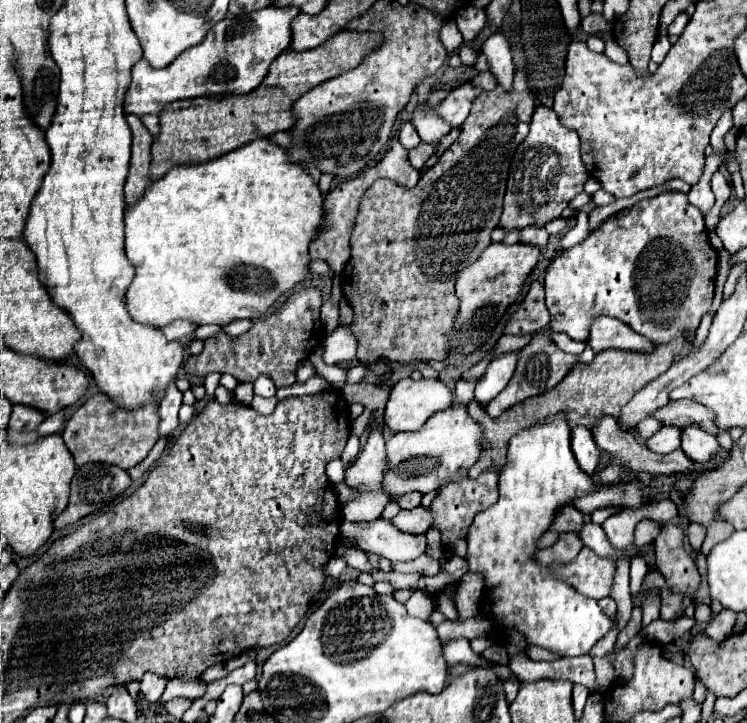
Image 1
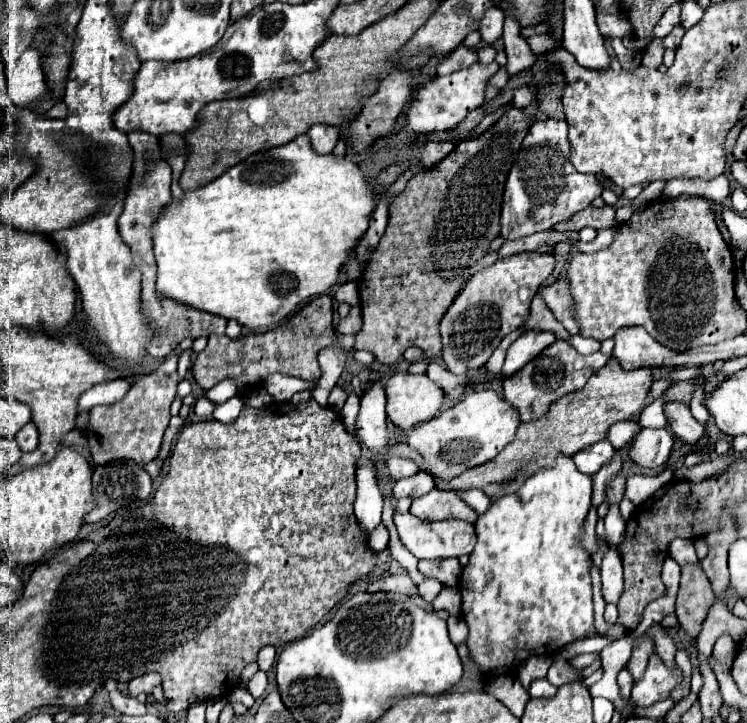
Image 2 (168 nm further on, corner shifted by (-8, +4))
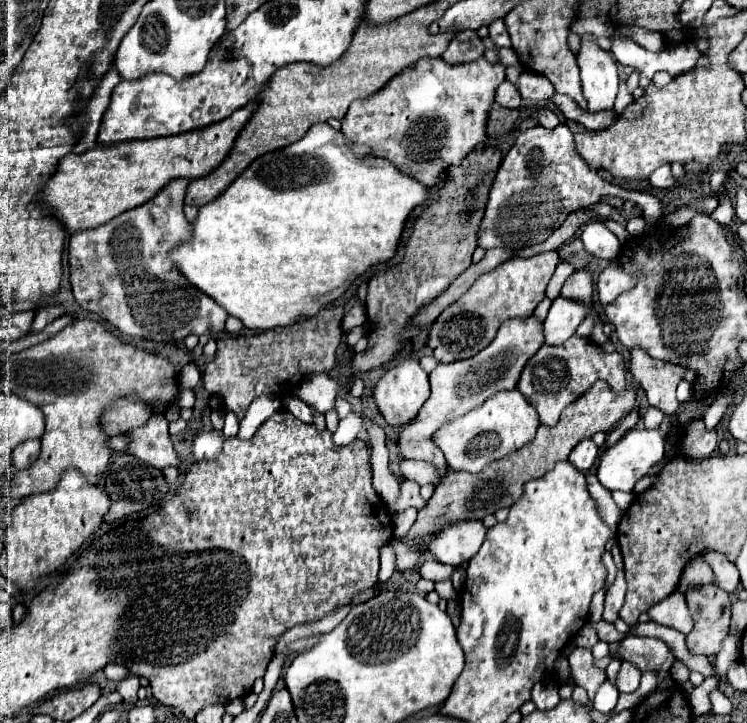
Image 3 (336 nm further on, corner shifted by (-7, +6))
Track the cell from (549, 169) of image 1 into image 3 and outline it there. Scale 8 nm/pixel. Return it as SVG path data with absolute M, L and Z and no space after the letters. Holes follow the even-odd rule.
M535 125L517 137L517 143L505 155L497 171L491 187L491 201L487 203L487 211L479 227L477 245L483 249L521 249L543 243L561 227L569 213L593 205L603 197L625 199L625 193L627 191L621 187L601 179L597 171L583 161L567 125L559 125L555 129Z

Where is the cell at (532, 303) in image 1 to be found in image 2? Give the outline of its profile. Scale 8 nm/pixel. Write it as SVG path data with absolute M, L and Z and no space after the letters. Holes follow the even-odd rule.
M558 279L556 283L542 289L542 299L554 317L566 327L570 333L578 333L578 325L572 317L572 299L568 297L568 283L566 279Z

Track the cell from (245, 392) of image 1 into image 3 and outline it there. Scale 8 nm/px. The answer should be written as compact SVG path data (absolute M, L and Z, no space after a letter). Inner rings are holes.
M259 397L259 399L255 399L255 403L251 403L251 409L247 411L245 419L241 421L241 429L239 429L237 437L243 439L243 441L251 439L251 437L257 433L257 429L259 429L275 411L279 411L279 407L281 407L281 401L279 401L277 397Z

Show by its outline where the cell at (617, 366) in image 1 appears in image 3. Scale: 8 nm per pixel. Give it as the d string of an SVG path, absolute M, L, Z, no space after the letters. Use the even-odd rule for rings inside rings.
M599 381L599 383L595 383L595 387L591 391L581 395L575 403L571 403L571 407L567 407L563 411L557 427L541 425L535 439L531 443L527 443L525 447L521 447L519 451L513 451L511 455L495 461L493 465L489 465L487 469L483 469L477 475L449 471L447 477L443 479L443 483L435 489L427 507L419 511L417 521L409 529L409 533L405 537L395 539L395 543L393 543L393 551L397 557L395 573L417 569L421 565L421 561L425 559L425 553L427 553L427 545L423 545L427 535L433 535L433 533L441 531L443 527L457 523L457 521L469 521L469 519L483 521L485 515L497 513L503 507L511 507L511 503L515 503L523 495L525 483L529 483L533 479L541 479L557 463L567 461L571 449L579 441L593 437L597 431L613 429L633 407L635 407L635 391L625 389L623 393L613 393L603 381ZM417 537L423 541L419 541L419 543L411 541Z

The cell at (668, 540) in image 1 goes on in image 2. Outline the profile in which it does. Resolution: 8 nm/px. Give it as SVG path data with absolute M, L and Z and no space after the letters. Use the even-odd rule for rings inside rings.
M700 563L682 565L680 589L676 595L676 617L682 629L696 639L716 595Z

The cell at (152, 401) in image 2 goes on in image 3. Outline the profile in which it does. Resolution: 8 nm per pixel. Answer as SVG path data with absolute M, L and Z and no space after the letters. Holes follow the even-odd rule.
M151 415L143 427L129 431L133 441L127 453L139 457L141 461L149 463L151 467L165 469L165 467L179 467L181 457L175 451L169 433L167 433L167 419L165 415Z

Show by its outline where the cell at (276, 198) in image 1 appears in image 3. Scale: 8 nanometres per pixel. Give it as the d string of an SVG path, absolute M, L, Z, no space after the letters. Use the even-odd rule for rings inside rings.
M323 123L323 125L311 127L311 131L301 141L255 159L219 199L203 205L199 209L197 221L193 223L193 239L189 243L183 243L177 249L173 249L171 259L181 269L181 273L185 275L185 279L189 283L203 289L209 297L213 297L229 315L241 319L247 329L267 331L267 329L275 329L275 327L289 327L289 325L295 325L299 319L309 319L311 315L315 317L321 309L325 309L327 305L337 301L347 291L349 283L359 279L373 265L387 263L397 253L407 217L411 215L411 211L417 205L425 203L427 199L429 199L429 187L411 179L409 175L401 173L393 163L389 163L385 159L357 159L347 149L343 133L331 129L327 123Z

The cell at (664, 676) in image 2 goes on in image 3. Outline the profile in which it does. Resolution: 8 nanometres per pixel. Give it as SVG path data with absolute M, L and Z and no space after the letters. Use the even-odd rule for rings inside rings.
M621 661L621 669L619 669L617 681L615 681L617 689L621 693L633 693L633 691L637 691L639 681L641 681L641 671L635 665L631 665L627 661Z

